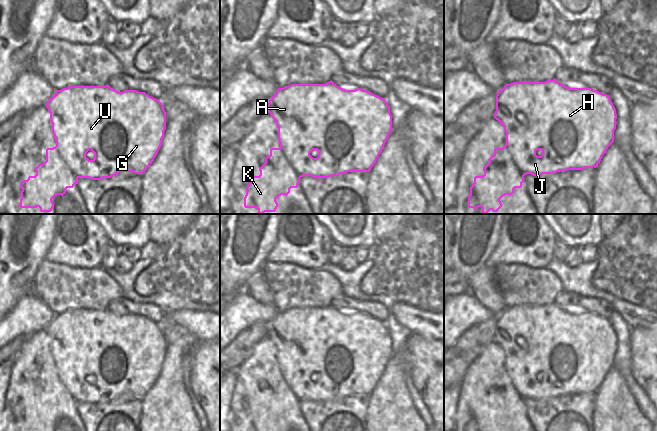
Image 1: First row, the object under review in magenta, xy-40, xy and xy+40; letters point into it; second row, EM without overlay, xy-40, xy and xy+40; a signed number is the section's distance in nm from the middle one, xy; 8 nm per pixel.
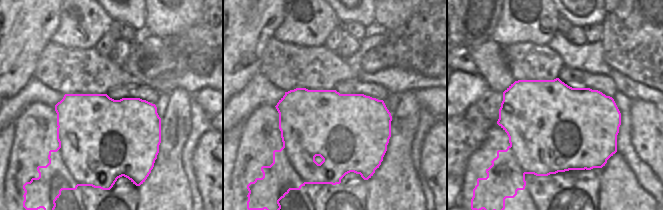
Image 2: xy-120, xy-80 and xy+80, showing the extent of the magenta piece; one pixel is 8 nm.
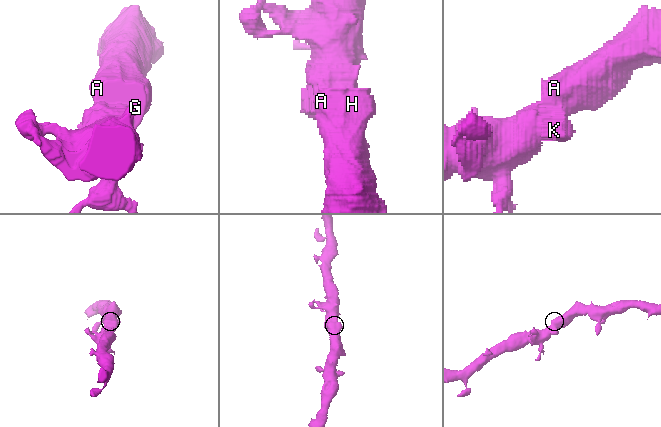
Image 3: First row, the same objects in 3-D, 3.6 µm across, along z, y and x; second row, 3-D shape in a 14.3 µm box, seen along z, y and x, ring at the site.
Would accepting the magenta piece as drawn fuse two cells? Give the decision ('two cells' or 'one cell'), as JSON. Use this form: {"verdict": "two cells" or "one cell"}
{"verdict": "one cell"}

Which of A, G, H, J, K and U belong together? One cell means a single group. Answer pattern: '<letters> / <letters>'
A G H J K U

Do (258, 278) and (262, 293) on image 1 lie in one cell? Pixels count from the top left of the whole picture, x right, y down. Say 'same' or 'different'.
same

